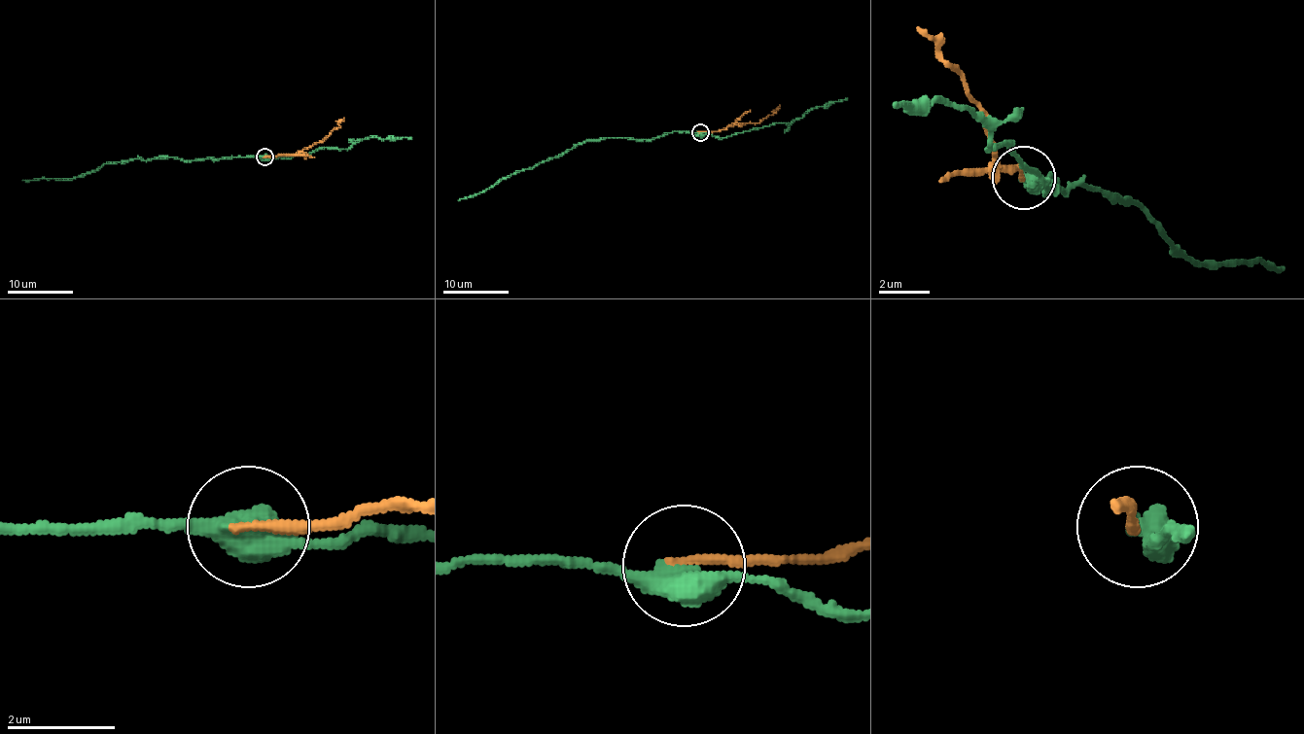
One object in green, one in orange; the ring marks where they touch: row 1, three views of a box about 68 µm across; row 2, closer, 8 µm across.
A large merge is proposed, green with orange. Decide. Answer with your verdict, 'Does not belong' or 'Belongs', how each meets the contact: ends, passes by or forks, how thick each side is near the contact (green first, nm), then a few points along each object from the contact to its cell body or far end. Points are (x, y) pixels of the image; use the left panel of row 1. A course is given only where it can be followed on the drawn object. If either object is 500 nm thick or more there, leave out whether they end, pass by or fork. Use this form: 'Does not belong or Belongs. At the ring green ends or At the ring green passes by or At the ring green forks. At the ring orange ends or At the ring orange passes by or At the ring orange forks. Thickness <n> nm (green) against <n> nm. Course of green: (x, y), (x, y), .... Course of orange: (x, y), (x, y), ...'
Does not belong. Thickness 500 nm (green) against 190 nm. Course of green: (264, 157), (107, 162), (74, 179), (22, 180). Course of orange: (264, 157), (298, 154), (321, 142), (344, 118)

